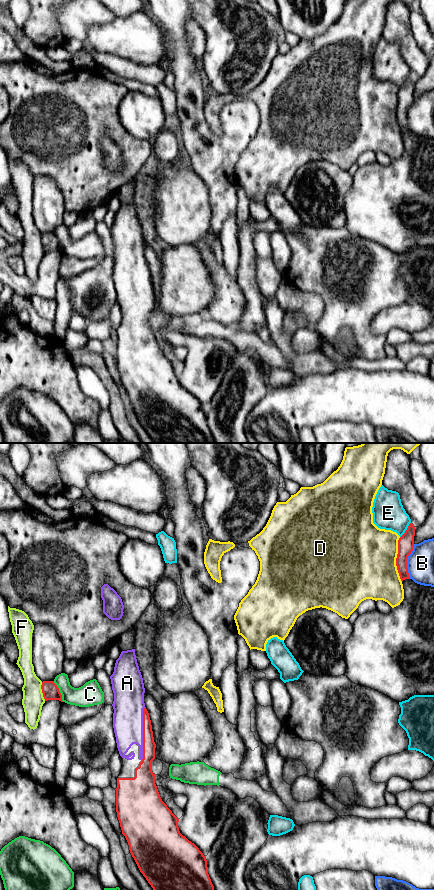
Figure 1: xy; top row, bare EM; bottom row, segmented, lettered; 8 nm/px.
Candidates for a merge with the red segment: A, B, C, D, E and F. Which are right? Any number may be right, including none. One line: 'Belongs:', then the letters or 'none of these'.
Belongs: A

